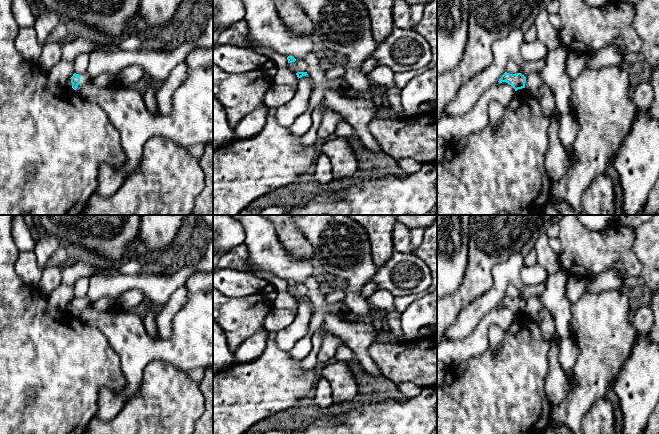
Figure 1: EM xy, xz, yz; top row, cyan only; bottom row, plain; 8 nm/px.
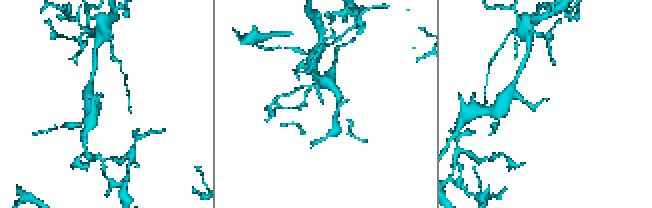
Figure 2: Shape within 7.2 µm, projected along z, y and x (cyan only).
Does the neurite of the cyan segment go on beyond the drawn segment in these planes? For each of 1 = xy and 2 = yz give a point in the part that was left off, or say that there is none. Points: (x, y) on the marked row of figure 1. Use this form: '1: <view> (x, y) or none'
1: xy (84, 77)
2: none

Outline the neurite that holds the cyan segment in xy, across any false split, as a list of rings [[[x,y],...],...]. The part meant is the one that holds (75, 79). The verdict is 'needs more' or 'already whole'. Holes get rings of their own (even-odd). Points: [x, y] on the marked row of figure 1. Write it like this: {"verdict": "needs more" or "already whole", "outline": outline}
{"verdict": "needs more", "outline": [[[84,72],[81,74],[74,73],[70,79],[72,83],[72,88],[76,90],[77,88],[81,87],[82,85],[90,81],[92,78],[87,72]]]}

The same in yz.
{"verdict": "already whole", "outline": [[[505,72],[498,81],[499,83],[506,82],[511,85],[515,91],[525,88],[526,77],[521,73],[509,74]]]}

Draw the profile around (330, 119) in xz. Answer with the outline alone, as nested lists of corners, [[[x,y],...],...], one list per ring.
[[[325,109],[322,111],[322,121],[318,128],[318,138],[328,138],[335,133],[340,122],[344,121],[343,116],[337,112]]]

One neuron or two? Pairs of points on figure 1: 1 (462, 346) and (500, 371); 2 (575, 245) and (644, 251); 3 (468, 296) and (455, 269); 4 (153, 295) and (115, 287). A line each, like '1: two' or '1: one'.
1: two
2: two
3: two
4: one

